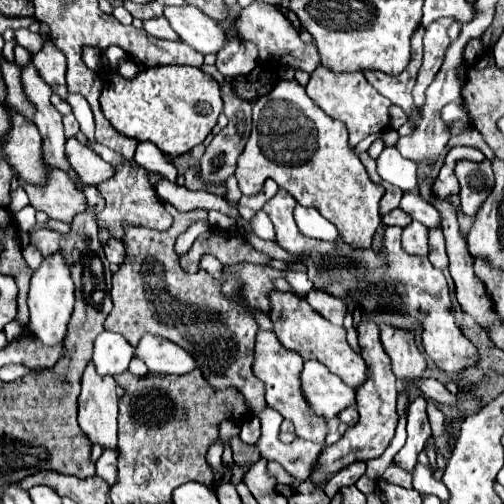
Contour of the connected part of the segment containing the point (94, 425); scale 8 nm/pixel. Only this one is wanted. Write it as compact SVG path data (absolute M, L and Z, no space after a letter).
M89 362L81 380L83 388L79 394L79 426L91 444L99 444L105 450L117 450L117 396L115 380L111 376L99 376L95 366Z

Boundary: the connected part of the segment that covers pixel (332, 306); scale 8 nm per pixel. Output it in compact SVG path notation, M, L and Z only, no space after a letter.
M311 290L307 294L307 302L311 304L313 310L317 310L323 318L327 318L331 324L335 326L343 326L343 318L347 312L347 306L341 298L331 296L323 290Z

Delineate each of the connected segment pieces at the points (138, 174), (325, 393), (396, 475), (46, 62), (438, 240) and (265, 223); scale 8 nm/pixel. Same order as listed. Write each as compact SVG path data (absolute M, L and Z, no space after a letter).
M125 160L123 164L115 166L114 176L99 184L100 194L107 200L105 210L101 210L101 216L97 216L97 226L109 230L111 238L123 240L123 226L133 224L150 229L159 229L165 231L172 225L172 217L167 214L163 202L159 200L155 188L151 186L147 172L133 160Z
M317 360L305 362L301 382L315 414L325 416L327 420L337 416L343 408L355 404L355 390Z
M395 462L383 472L381 480L389 482L389 484L397 484L397 486L403 486L403 488L411 488L411 474L405 472L403 468L399 468Z
M45 42L43 48L33 54L33 64L39 70L41 78L53 88L55 94L61 98L67 98L67 82L65 82L65 56L63 52L53 44Z
M429 228L429 262L435 268L447 268L447 254L443 250L443 232L439 228Z
M259 210L259 212L255 214L255 218L249 222L249 226L251 226L253 234L257 234L259 238L263 238L263 240L273 240L273 242L275 242L273 222L269 220L269 216L267 216L263 210Z

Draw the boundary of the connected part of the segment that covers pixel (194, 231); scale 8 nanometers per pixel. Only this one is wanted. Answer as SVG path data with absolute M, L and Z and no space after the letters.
M197 221L195 224L191 224L185 232L179 234L179 238L177 238L177 242L175 242L175 252L177 252L179 256L187 254L189 248L191 248L191 244L195 242L201 232L205 232L209 228L210 224L208 221Z

